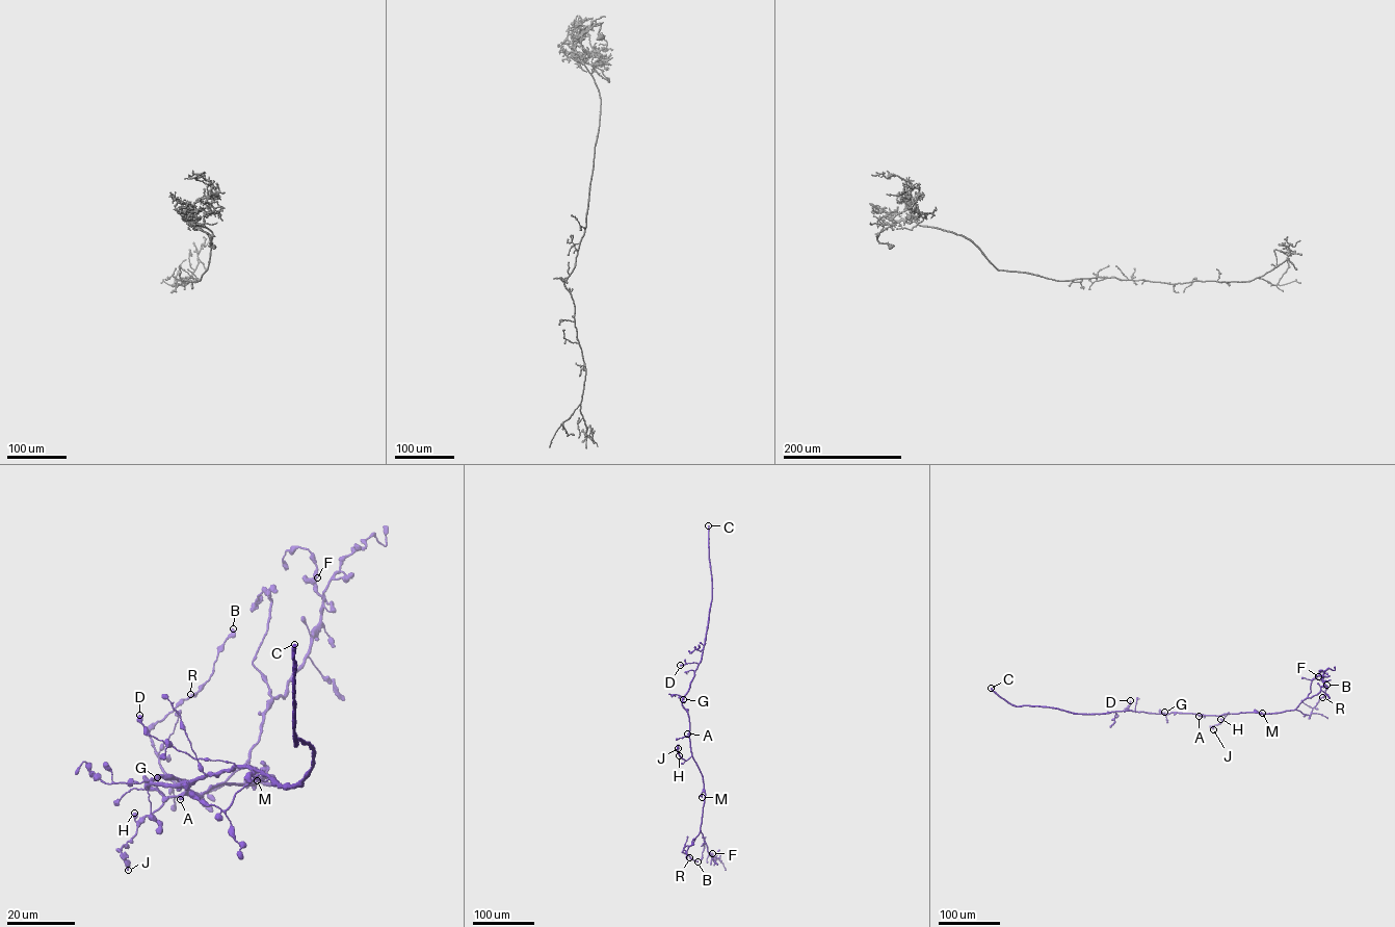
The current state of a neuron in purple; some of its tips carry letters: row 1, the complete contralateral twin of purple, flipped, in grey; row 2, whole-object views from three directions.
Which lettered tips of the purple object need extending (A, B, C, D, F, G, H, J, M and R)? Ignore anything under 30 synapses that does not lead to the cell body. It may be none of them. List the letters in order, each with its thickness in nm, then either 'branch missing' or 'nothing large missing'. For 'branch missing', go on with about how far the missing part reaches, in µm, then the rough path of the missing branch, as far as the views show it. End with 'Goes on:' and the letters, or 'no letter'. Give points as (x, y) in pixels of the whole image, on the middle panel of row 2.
A: 600 nm thick; nothing large missing
B: 650 nm thick; nothing large missing
C: 600 nm thick; branch missing; about 250 µm are missing
D: 700 nm thick; nothing large missing
F: 700 nm thick; nothing large missing
G: 120 nm thick; branch missing; about 15 µm are missing
H: 750 nm thick; nothing large missing
J: 440 nm thick; nothing large missing
M: 800 nm thick; nothing large missing
R: 140 nm thick; nothing large missing
Goes on: C, G

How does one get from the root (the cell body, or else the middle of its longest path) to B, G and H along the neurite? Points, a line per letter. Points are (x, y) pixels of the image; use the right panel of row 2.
B: (1177, 713), (1220, 715), (1297, 710), (1310, 715), (1324, 694), (1326, 685)
G: (1177, 713), (1164, 712)
H: (1177, 713), (1226, 716), (1220, 719)

